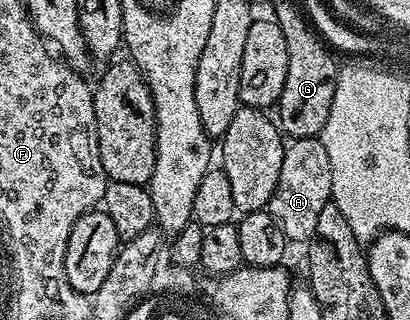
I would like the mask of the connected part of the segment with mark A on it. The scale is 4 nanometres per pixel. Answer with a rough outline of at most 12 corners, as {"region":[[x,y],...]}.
{"region":[[322,139],[291,140],[265,211],[310,241],[331,203]]}

